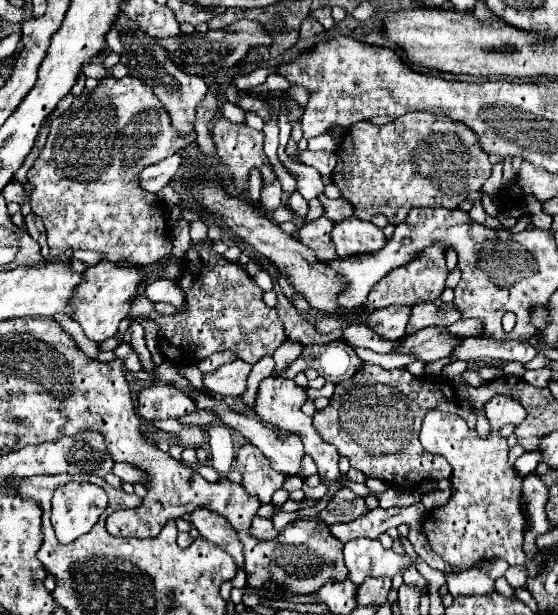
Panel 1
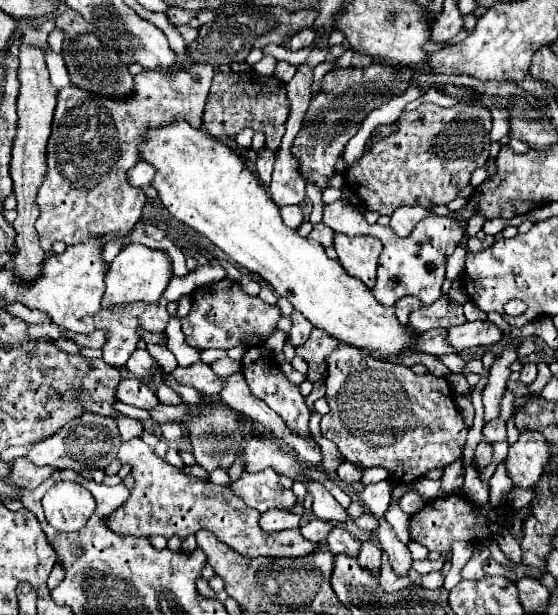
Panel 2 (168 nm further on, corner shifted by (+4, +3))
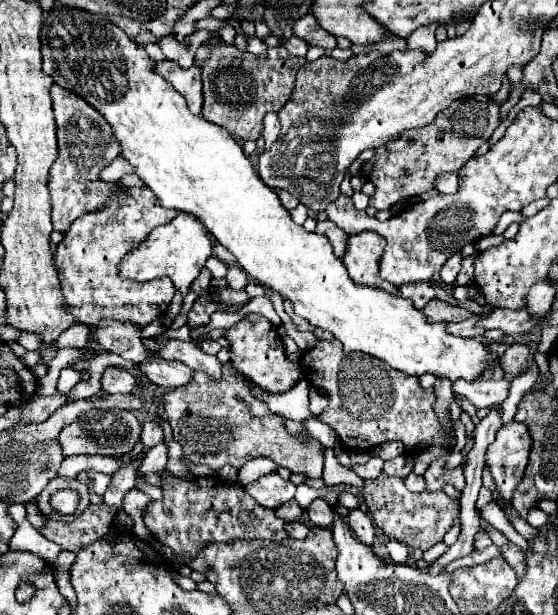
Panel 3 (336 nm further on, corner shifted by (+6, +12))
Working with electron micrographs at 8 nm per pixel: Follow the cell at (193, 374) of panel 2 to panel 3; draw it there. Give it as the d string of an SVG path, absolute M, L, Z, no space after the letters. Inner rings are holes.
M151 356L145 364L139 364L139 370L161 388L179 388L193 380L193 370L185 368L185 364L177 360L161 360L157 356Z

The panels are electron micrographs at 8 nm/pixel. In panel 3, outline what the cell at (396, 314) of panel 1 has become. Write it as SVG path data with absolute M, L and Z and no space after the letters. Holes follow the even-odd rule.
M417 282L417 284L403 284L399 286L399 296L409 298L417 310L421 310L433 296L435 296L435 286L429 282Z

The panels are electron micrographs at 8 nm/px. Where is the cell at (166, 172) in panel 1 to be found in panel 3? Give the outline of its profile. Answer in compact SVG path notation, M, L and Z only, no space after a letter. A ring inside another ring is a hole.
M117 156L113 160L113 164L109 164L107 168L103 168L101 172L101 178L107 180L107 182L117 182L121 180L125 174L131 174L133 172L133 166L123 158L123 156Z

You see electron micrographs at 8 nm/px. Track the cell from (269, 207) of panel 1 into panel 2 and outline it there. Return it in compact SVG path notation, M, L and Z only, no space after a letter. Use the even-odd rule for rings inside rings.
M263 147L263 149L259 151L259 155L257 155L257 161L255 161L255 165L257 165L259 179L261 179L261 183L263 183L265 187L271 183L273 163L275 163L275 151L271 151L271 149Z

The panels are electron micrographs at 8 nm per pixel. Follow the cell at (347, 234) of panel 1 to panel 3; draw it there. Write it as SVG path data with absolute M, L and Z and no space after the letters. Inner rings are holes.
M359 232L347 236L347 250L343 264L353 282L381 288L389 294L397 294L397 288L379 278L379 258L385 248L385 238L377 232Z

